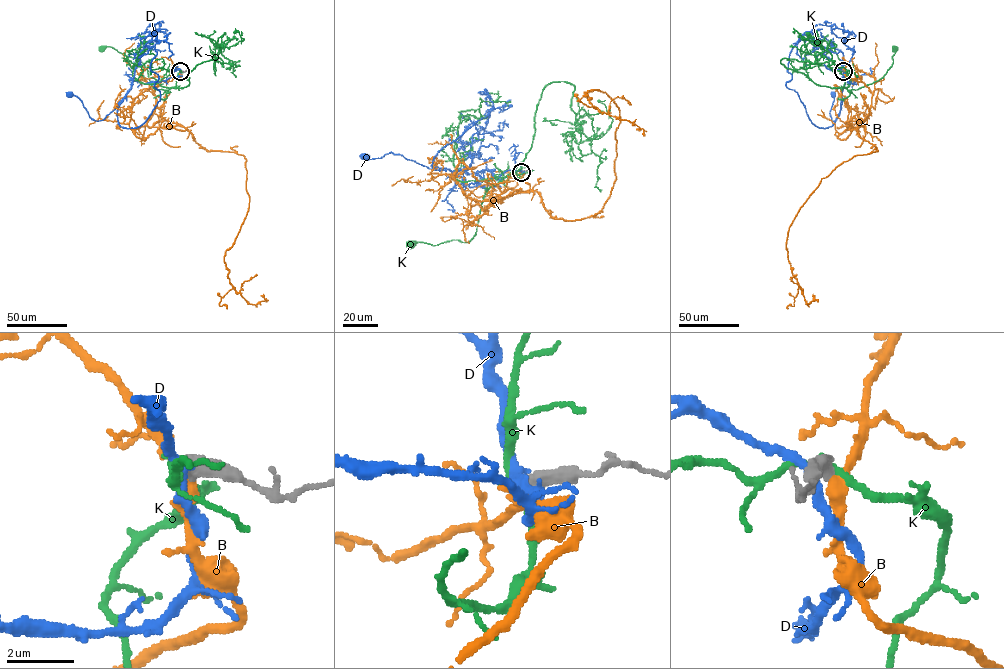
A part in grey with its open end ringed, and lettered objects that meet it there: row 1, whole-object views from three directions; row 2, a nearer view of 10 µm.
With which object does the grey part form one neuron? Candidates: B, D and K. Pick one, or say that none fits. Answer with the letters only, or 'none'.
B

